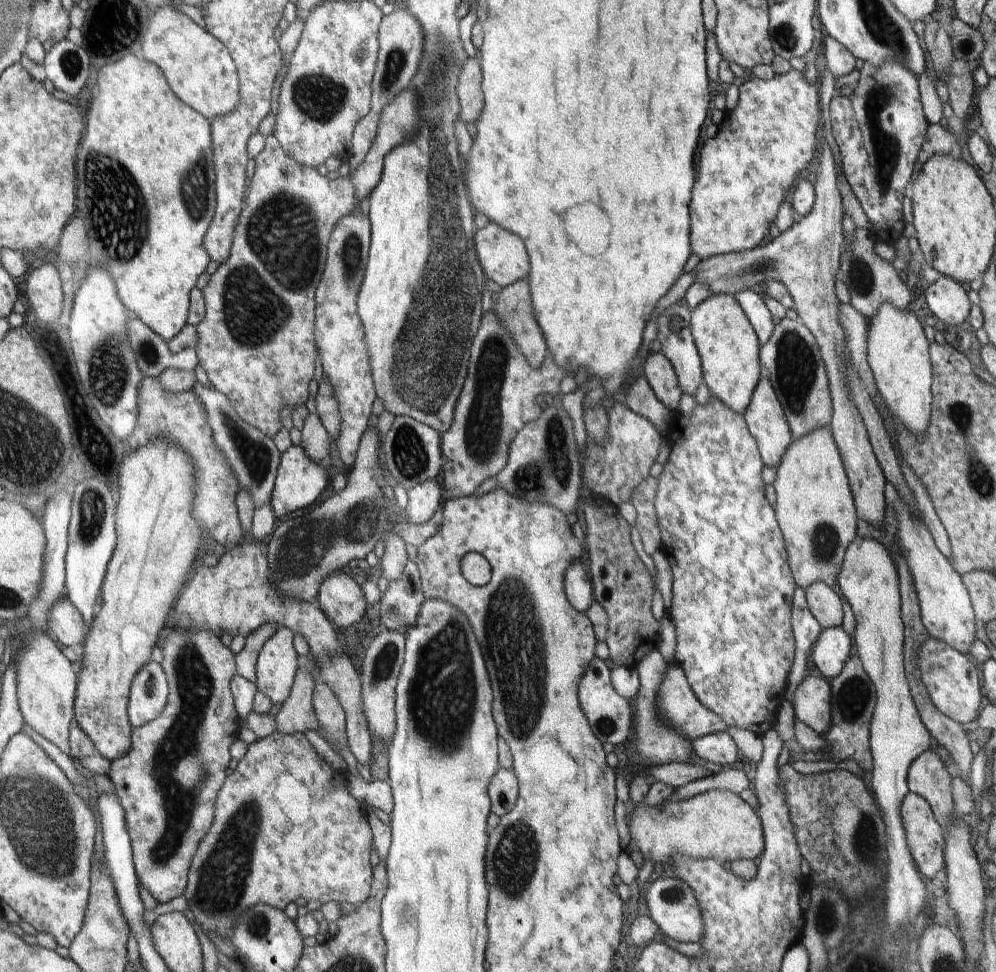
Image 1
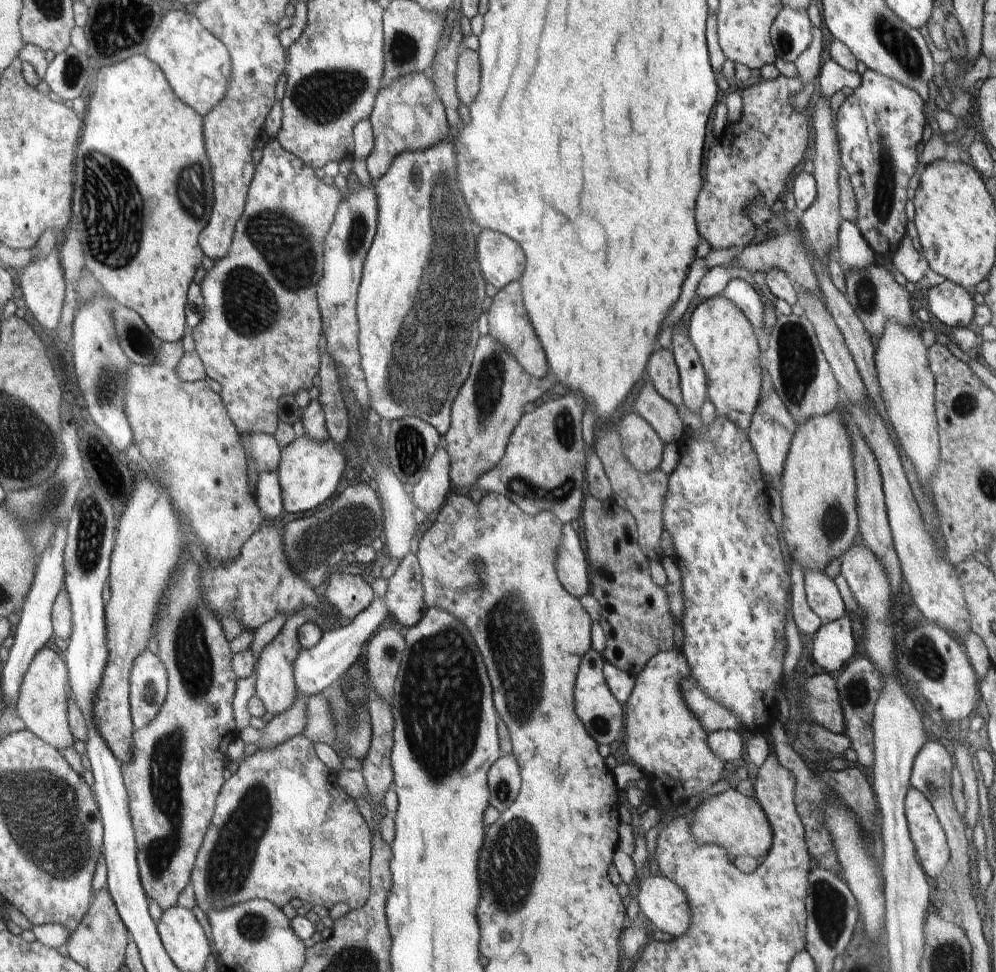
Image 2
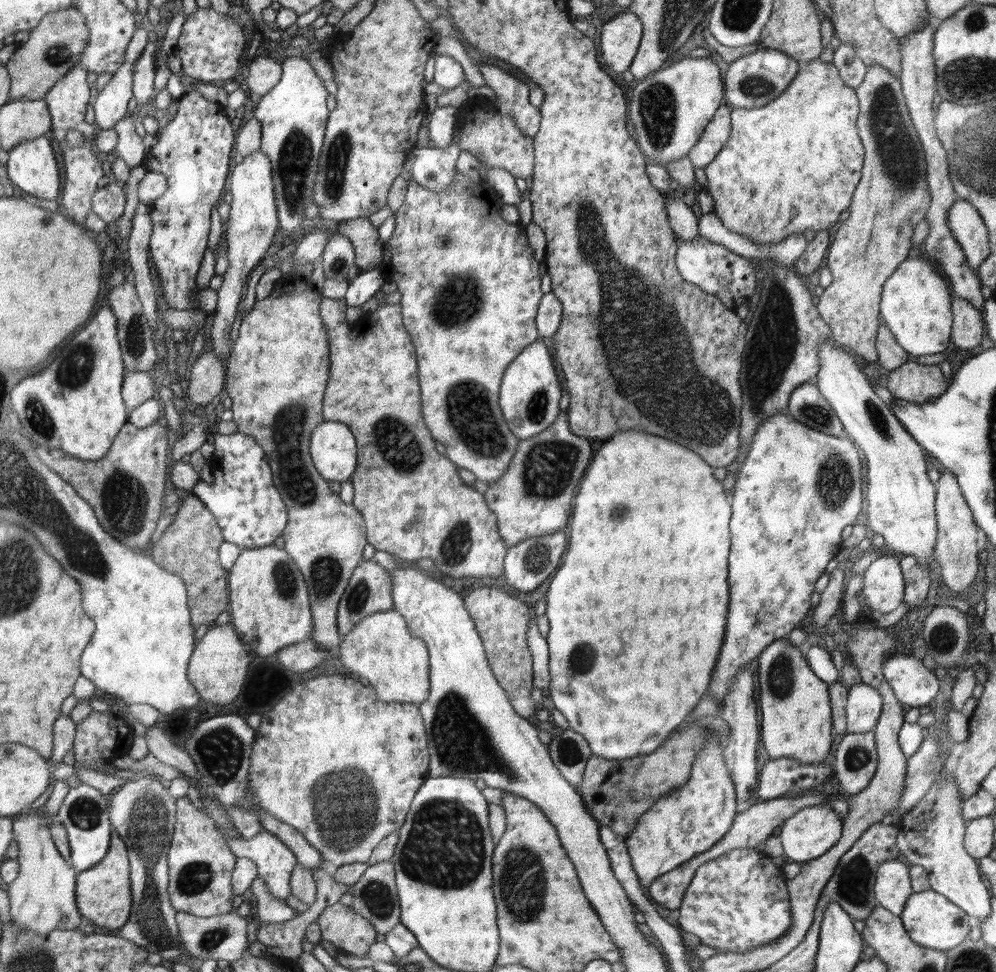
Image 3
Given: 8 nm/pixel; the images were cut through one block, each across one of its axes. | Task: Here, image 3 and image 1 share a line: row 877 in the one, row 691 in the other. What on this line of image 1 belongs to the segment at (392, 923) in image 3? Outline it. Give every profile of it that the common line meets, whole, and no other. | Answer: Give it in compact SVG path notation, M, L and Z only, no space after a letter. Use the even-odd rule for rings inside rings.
M385 630L382 634L378 634L366 652L364 652L364 661L362 666L362 674L360 675L360 694L362 697L362 708L364 708L364 716L368 722L368 730L370 730L370 740L380 740L386 750L396 734L395 724L395 686L397 685L397 675L405 655L405 638L398 631Z

